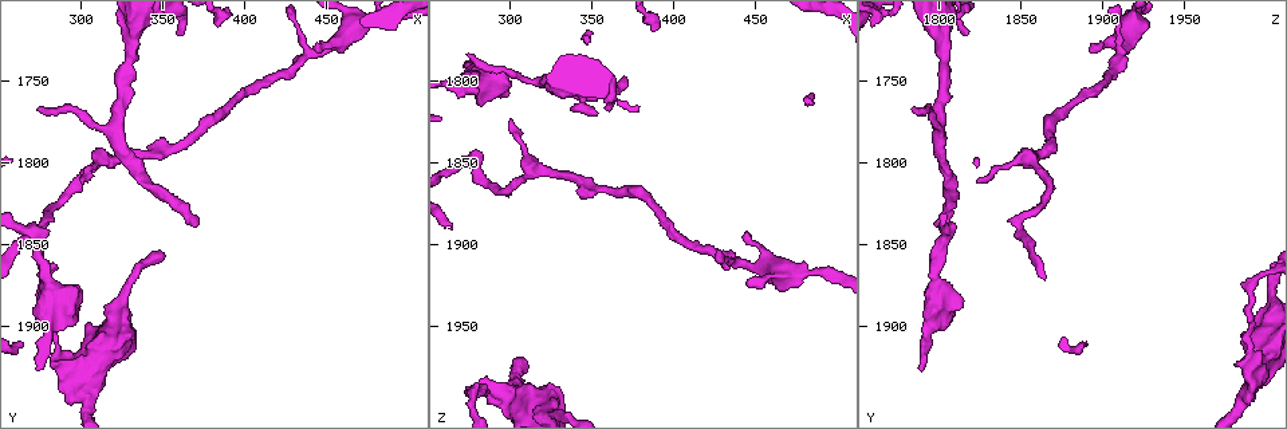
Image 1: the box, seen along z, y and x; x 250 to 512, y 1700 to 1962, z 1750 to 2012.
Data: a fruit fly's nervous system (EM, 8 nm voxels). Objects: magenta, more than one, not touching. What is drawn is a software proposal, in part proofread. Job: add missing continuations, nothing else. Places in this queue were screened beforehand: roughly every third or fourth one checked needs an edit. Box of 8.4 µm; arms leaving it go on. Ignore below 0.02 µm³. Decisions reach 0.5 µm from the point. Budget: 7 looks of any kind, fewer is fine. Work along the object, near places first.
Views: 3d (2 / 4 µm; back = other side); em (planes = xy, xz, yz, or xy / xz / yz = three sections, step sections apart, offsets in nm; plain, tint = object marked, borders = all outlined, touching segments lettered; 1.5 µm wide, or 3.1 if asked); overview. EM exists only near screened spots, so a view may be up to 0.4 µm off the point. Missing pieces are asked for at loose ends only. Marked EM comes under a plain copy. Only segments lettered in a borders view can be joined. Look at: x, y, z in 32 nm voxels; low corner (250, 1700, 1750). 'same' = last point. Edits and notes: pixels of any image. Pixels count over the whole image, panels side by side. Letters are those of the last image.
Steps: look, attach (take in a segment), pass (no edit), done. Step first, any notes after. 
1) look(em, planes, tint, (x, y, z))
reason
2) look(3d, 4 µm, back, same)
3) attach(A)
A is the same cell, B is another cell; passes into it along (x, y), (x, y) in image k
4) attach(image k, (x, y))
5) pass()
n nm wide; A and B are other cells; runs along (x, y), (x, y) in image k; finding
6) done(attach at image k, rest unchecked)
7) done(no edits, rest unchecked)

look(3d, 4 µm, (368, 1838, 1796))
an open end

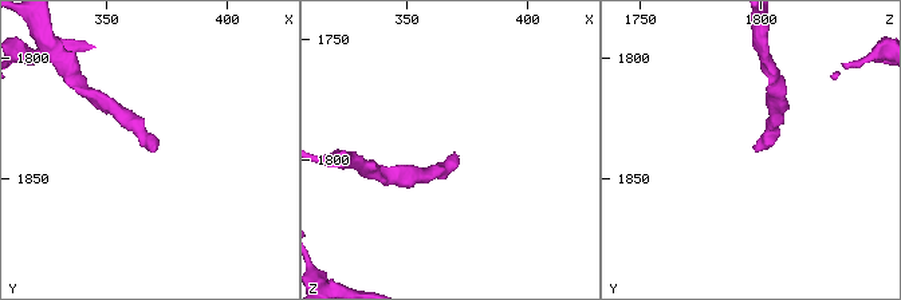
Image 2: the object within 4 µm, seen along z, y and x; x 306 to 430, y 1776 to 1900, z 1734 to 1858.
look(em, planes, borders, (370, 1839, 1798))

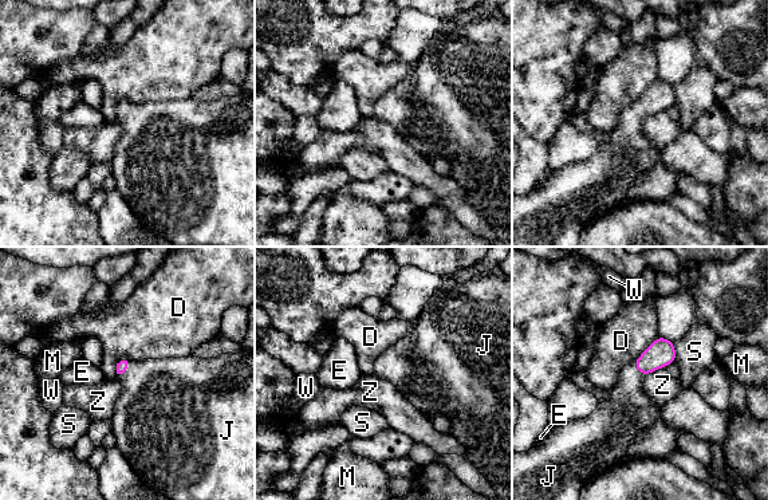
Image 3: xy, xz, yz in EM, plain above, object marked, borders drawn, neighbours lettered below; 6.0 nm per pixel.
attach(J)
J is the same cell, D, E, M, S, W and Z are other cells; passes into it along (123, 363), (125, 370), (157, 397) in image 3; the neuron continues

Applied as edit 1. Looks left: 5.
look(em, xy, step 8, tint, (444, 1726, 1894))
an open end

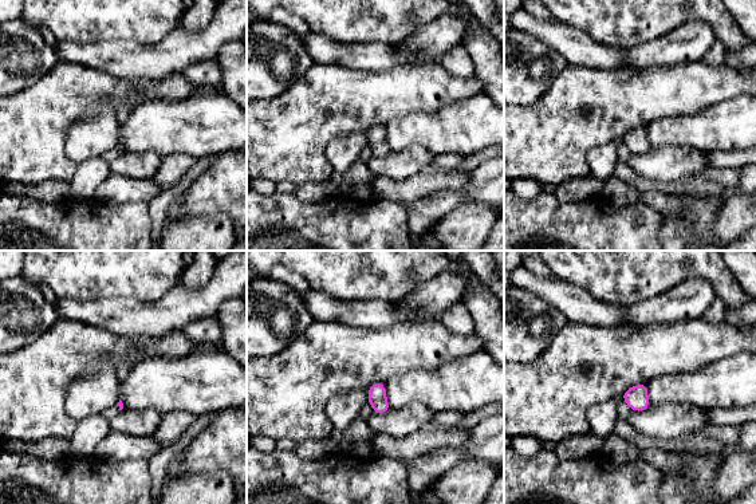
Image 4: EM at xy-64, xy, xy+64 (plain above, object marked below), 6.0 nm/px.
look(em, planes, borders, same)
another direction

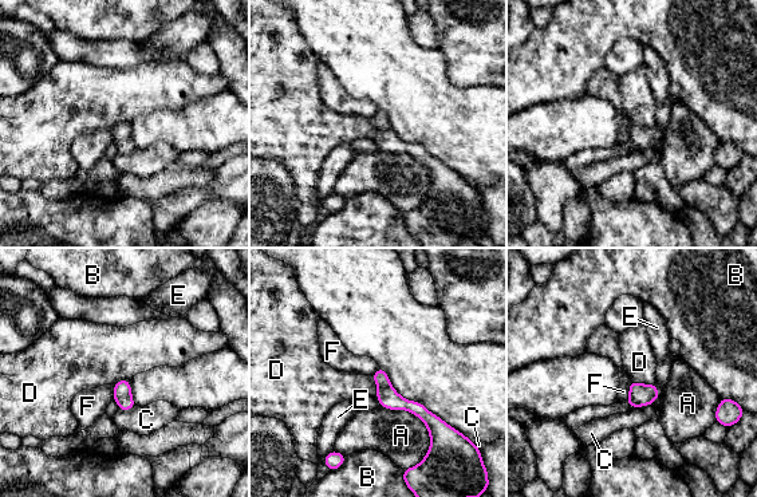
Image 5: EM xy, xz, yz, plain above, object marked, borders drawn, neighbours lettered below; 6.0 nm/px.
pass()
A, B, C, D, E and F are other cells; border along (631, 379), (639, 383), (654, 383) in image 5; none of them fits

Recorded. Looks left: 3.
look(3d, 2 µm, (272, 1924, 1786))
an open end

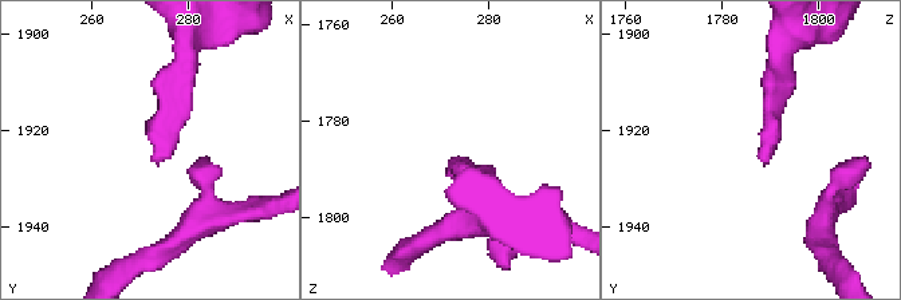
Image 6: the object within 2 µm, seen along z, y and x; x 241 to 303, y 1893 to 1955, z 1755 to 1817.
look(em, xy, step 4, borders, (274, 1926, 1788))

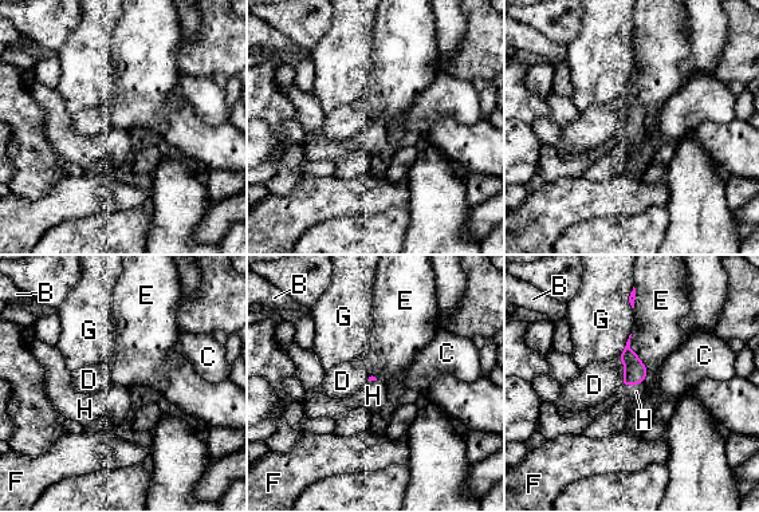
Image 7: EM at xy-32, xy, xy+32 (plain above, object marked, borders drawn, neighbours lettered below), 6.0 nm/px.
look(em, planes, borders, same)

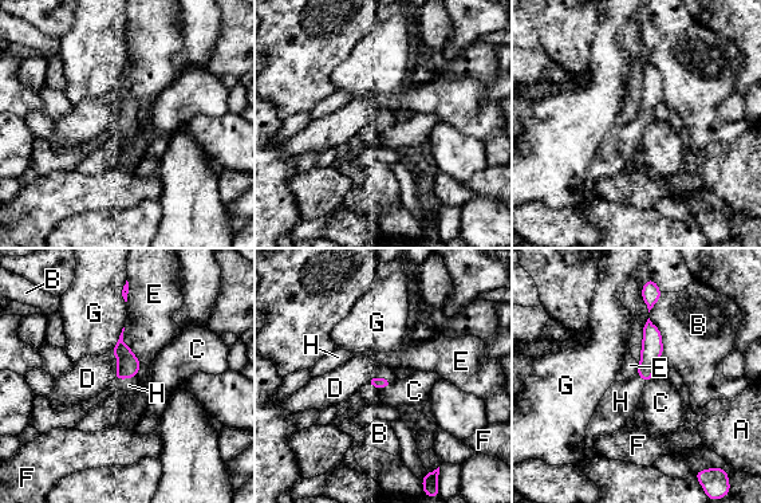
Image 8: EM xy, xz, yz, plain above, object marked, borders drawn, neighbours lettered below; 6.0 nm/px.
attach(H)
H is the same cell, A, B, C, D, E, F and G are other cells; it goes on there

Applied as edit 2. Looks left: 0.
done(attach at image 3, attach at image 8, rest unchecked)

